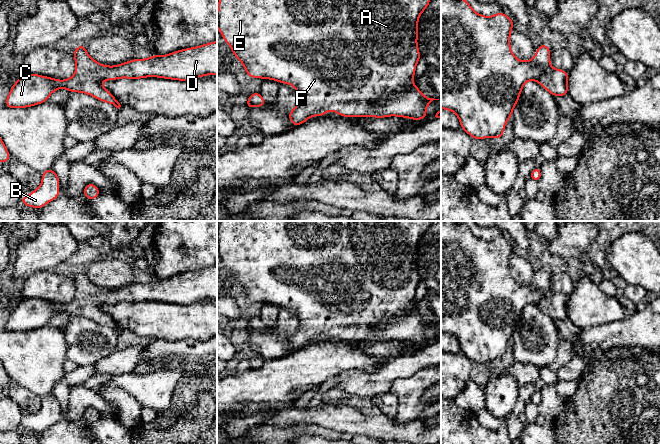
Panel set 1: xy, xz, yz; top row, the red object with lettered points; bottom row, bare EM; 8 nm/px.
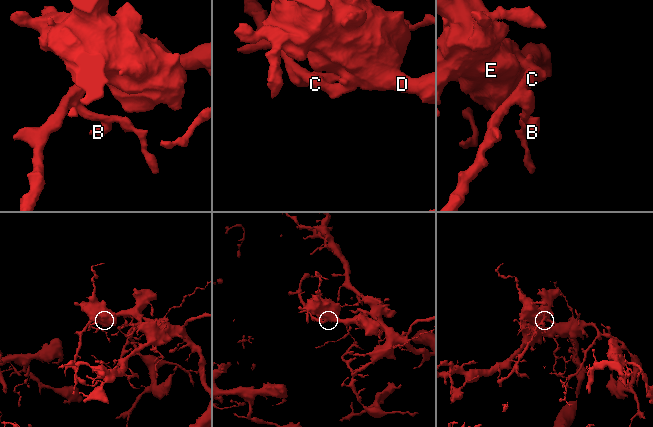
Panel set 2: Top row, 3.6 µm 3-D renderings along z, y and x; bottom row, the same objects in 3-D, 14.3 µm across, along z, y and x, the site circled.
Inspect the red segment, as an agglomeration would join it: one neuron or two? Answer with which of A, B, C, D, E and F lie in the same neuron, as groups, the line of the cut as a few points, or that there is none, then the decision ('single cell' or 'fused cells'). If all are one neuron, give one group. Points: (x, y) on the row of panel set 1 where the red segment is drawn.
A B C D E F | no cut | single cell

